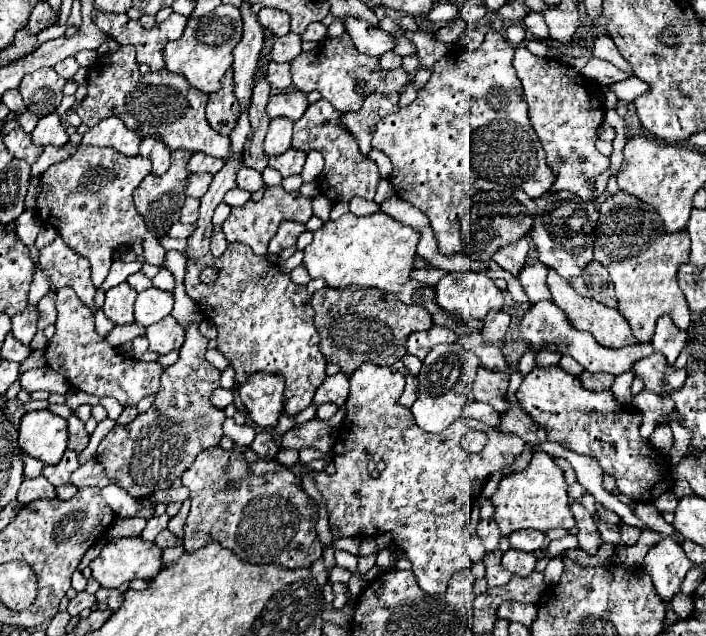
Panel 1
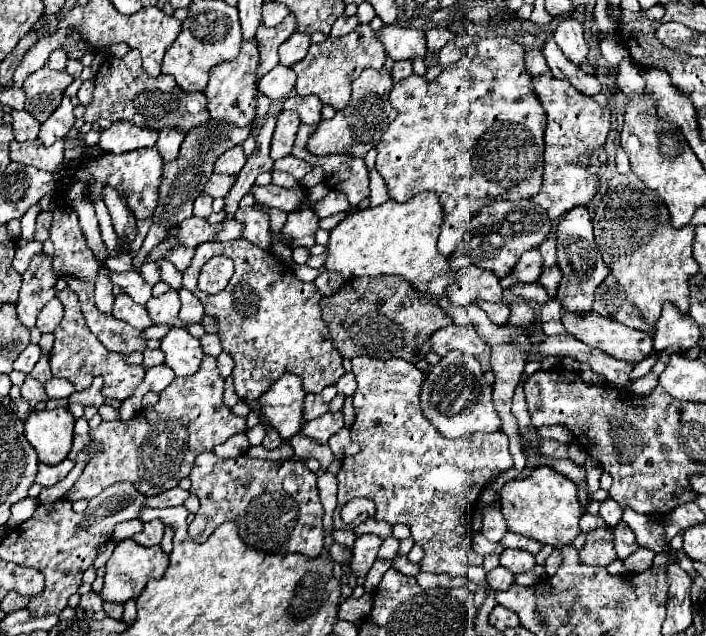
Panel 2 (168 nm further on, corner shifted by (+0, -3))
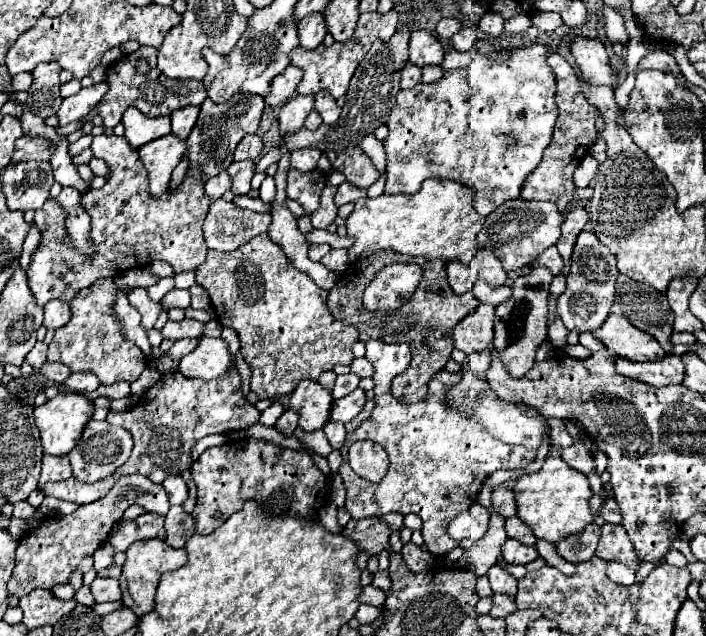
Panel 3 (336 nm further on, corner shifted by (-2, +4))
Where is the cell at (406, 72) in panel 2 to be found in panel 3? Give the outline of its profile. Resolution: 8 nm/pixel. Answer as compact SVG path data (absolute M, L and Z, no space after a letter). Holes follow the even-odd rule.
M406 62L406 64L404 64L404 68L402 68L400 86L402 86L402 88L412 88L414 84L418 84L418 82L420 82L420 76L422 76L422 68L416 68L416 64Z

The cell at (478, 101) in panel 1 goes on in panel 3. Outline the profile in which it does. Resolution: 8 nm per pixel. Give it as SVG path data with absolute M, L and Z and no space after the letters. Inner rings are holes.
M478 38L472 54L472 62L466 68L444 72L438 82L418 82L414 88L400 90L396 106L388 118L388 138L384 140L388 156L386 188L388 194L414 194L428 178L452 178L458 184L466 184L472 190L472 204L478 212L488 216L504 200L520 198L520 188L528 174L542 160L542 152L548 146L558 116L554 102L554 74L546 64L548 48L540 44L504 50L492 44L488 38ZM504 52L504 60L492 58L492 54Z

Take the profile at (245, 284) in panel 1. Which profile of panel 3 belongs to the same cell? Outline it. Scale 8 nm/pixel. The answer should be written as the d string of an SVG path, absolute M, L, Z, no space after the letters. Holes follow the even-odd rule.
M260 234L260 236L252 238L250 242L242 244L242 246L236 248L234 252L208 250L206 262L196 270L196 282L198 282L202 288L206 288L206 292L210 294L210 300L212 300L212 306L214 306L214 312L216 312L216 320L218 320L224 328L232 328L232 330L238 332L238 338L240 338L240 352L242 352L244 360L248 362L250 370L252 370L250 390L256 392L258 398L286 396L286 394L290 394L290 392L296 388L296 384L298 384L300 380L304 380L304 378L308 378L308 380L318 380L320 374L332 370L336 364L346 364L346 366L348 366L348 364L354 360L354 356L352 356L352 352L350 352L350 346L358 340L358 330L356 330L352 324L342 324L342 322L338 322L338 320L330 314L330 310L328 310L328 306L326 306L326 296L328 296L328 292L322 290L322 288L318 288L310 276L306 276L304 272L298 272L298 270L290 264L290 260L288 260L286 254L282 252L282 248L280 248L278 244L274 244L268 234Z

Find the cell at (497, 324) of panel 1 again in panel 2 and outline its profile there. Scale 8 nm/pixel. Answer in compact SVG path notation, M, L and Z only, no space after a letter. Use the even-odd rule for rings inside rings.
M478 299L476 305L478 305L482 311L486 311L486 315L490 317L490 321L496 323L496 325L504 325L506 319L508 319L508 315L510 315L508 305L504 305L504 303L488 303L488 301Z

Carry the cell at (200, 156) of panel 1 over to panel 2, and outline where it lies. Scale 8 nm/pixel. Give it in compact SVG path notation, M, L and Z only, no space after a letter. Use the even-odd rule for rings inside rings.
M238 145L238 147L226 151L226 153L216 161L214 173L230 173L230 175L234 175L234 173L242 171L244 163L246 163L246 155L244 155L244 149Z

